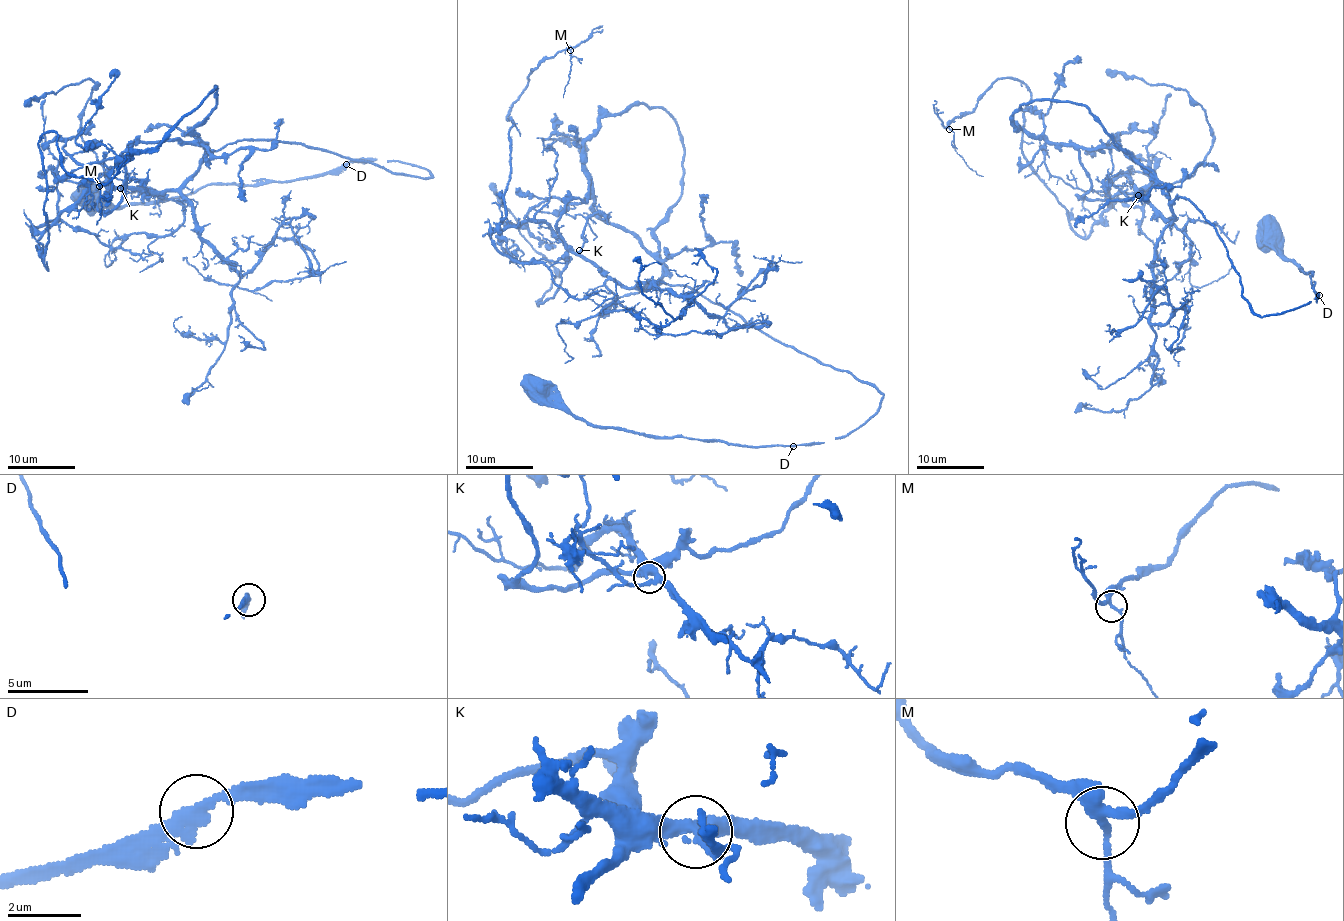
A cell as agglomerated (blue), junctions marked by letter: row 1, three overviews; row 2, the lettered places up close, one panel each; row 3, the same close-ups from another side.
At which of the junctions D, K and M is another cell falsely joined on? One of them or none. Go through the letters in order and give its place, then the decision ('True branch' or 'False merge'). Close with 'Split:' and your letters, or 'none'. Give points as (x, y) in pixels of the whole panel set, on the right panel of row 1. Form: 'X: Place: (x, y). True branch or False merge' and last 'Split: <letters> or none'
D: Place: (1319, 295). True branch
K: Place: (1138, 195). True branch
M: Place: (949, 129). True branch
Split: none

